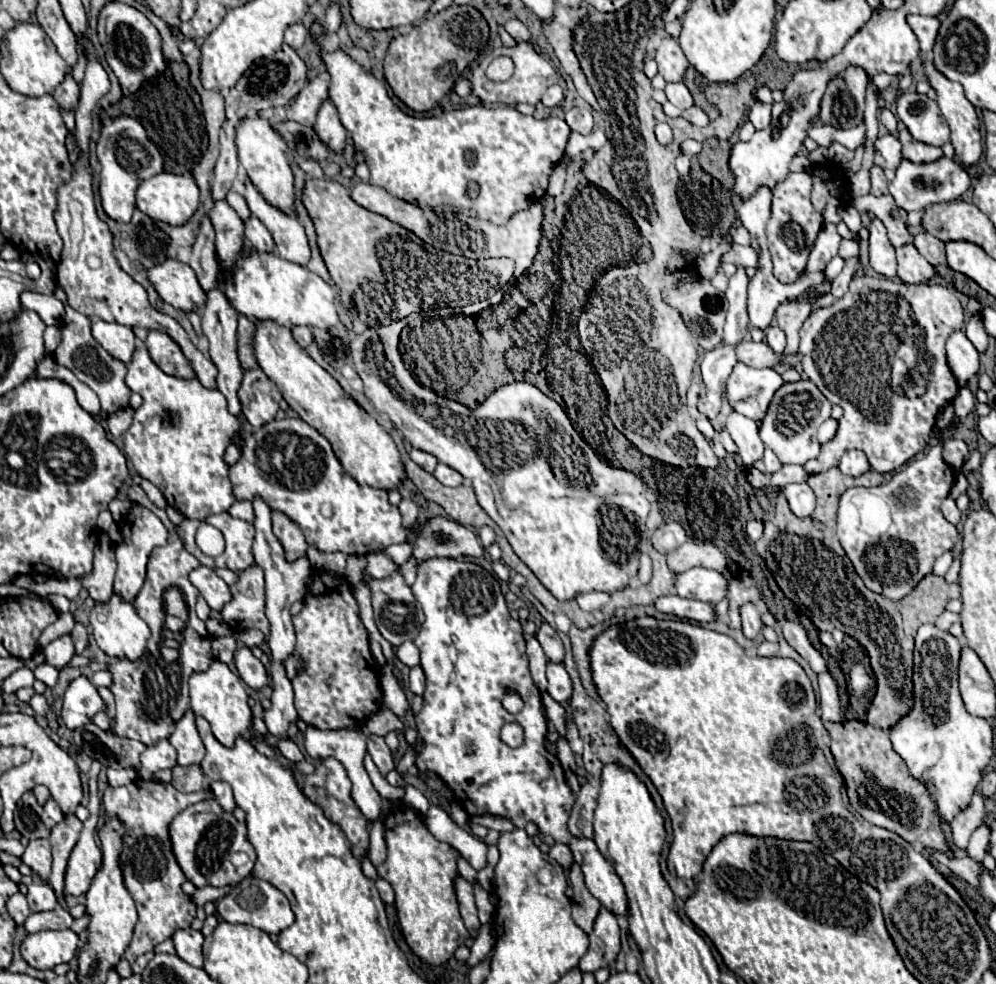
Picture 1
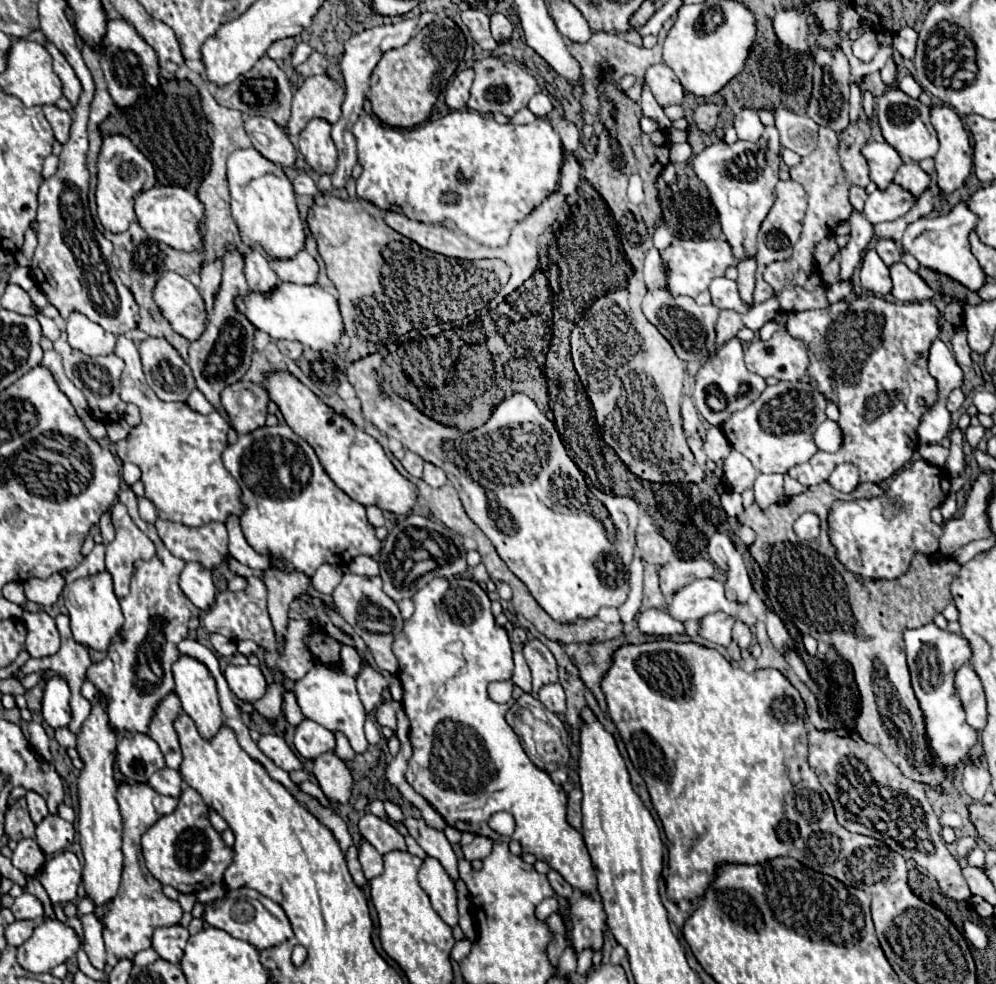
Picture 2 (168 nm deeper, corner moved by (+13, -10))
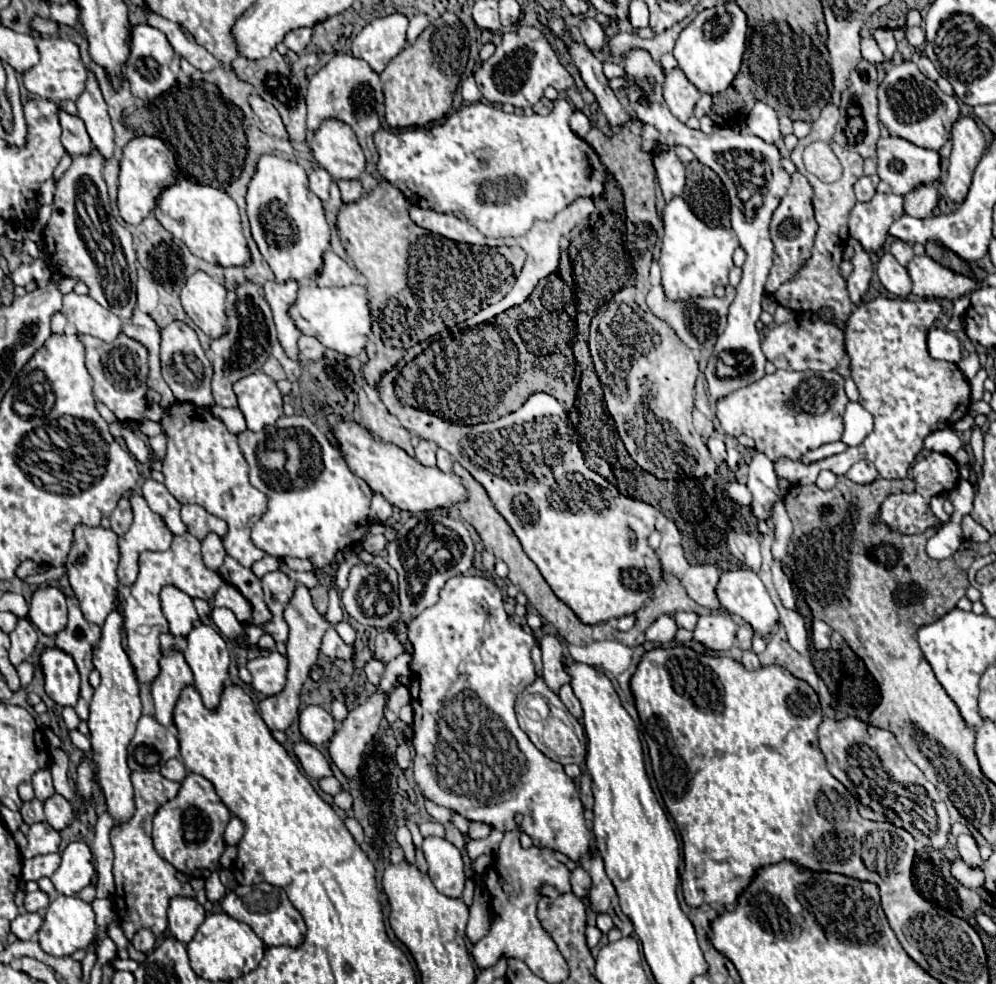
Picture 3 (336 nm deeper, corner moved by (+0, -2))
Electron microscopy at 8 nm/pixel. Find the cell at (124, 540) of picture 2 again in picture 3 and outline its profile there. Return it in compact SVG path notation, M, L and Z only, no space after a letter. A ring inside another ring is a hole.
M130 496L130 504L134 510L134 522L130 530L118 540L120 562L118 562L118 580L122 586L132 586L138 572L138 556L144 550L164 552L170 548L172 532L164 524L164 520L154 514L142 496Z

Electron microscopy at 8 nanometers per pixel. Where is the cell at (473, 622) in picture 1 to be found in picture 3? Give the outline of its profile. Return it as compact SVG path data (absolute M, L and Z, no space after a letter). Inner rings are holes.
M480 576L450 578L440 592L440 600L410 624L408 638L414 646L410 670L416 678L410 680L414 708L412 746L416 750L412 774L420 792L434 804L458 812L466 820L490 824L500 832L512 830L514 816L522 814L520 826L532 838L534 846L550 846L578 862L580 854L592 848L592 834L586 828L578 790L572 778L566 776L562 764L544 756L530 742L514 714L516 694L536 680L530 658L536 638L526 634L504 612L498 586Z

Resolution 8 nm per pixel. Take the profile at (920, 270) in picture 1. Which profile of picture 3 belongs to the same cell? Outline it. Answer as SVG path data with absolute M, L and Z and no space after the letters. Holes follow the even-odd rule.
M914 256L914 260L906 266L908 274L912 278L912 294L920 298L944 298L944 300L956 300L968 292L972 292L978 284L978 280L952 272L950 268L944 268L930 256Z

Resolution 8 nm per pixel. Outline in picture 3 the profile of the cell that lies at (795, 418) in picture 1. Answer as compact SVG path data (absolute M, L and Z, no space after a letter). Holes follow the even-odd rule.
M776 370L774 374L762 376L762 380L748 384L746 388L740 388L738 392L730 392L730 396L724 396L716 402L718 420L726 434L730 436L750 436L756 442L756 450L764 452L770 460L788 456L792 460L798 460L808 450L814 450L822 444L836 442L842 438L844 430L844 408L846 408L848 396L844 392L844 378L838 372L788 372L788 370Z

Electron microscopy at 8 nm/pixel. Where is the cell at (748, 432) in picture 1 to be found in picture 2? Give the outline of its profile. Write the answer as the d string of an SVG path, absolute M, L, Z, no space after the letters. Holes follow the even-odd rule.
M731 448L731 454L725 458L723 470L725 470L725 478L737 492L751 488L755 482L755 474L757 474L751 460L747 456L743 456L741 452L737 452L735 448Z

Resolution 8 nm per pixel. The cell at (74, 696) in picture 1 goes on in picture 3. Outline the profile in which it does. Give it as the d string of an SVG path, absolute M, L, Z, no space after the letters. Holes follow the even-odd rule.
M56 646L44 648L40 652L40 668L44 672L46 694L60 706L76 706L80 676L72 656Z

